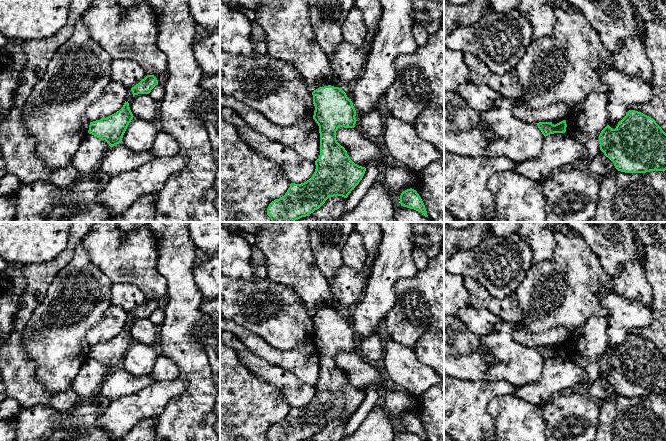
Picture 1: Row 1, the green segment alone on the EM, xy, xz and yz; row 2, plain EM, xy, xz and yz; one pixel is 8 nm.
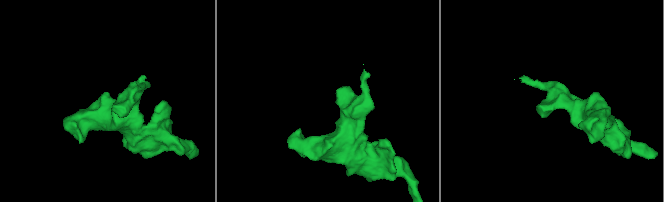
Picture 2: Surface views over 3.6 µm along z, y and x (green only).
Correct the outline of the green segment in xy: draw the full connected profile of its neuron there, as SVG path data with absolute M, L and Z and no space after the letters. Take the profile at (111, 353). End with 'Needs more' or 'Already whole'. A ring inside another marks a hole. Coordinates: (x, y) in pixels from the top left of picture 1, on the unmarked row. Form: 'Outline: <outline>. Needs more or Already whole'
Outline: M125 325L123 331L116 337L90 346L88 357L105 364L110 371L121 367L123 359L133 343L129 327Z. Already whole

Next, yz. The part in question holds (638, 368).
Outline: M629 334L615 353L607 349L599 359L599 368L618 395L666 394L666 357L653 342L641 336Z. Already whole

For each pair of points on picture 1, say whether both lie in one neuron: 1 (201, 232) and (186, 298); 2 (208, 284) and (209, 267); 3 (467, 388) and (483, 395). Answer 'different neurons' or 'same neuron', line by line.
1: different neurons
2: same neuron
3: same neuron

